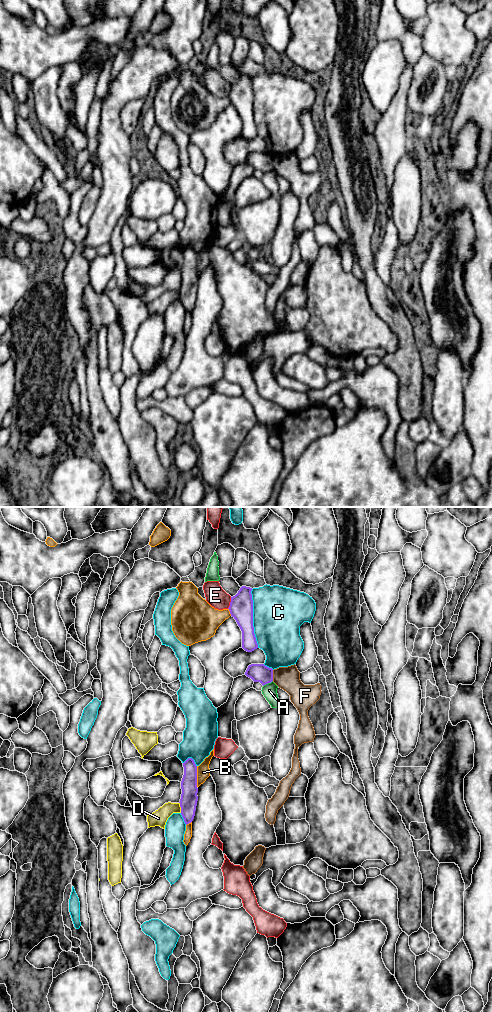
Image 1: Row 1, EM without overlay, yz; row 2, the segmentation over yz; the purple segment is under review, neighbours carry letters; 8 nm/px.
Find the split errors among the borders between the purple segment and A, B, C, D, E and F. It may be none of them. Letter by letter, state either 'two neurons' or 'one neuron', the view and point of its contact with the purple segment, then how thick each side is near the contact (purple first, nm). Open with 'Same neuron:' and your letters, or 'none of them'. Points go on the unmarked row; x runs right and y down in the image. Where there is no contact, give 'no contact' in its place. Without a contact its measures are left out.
Same neuron: none of them
A: two neurons | yz (267, 171) | 140/120 nm
B: two neurons | yz (196, 264) | 140/110 nm
C: two neurons | yz (252, 106) | 190/420 nm
D: two neurons | yz (180, 294) | 140/130 nm
E: two neurons | yz (230, 91) | 190/160 nm
F: two neurons | yz (272, 163) | 140/190 nm

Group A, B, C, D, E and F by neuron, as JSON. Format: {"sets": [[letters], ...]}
{"sets": [["A"], ["B"], ["C"], ["D"], ["E"], ["F"]]}

